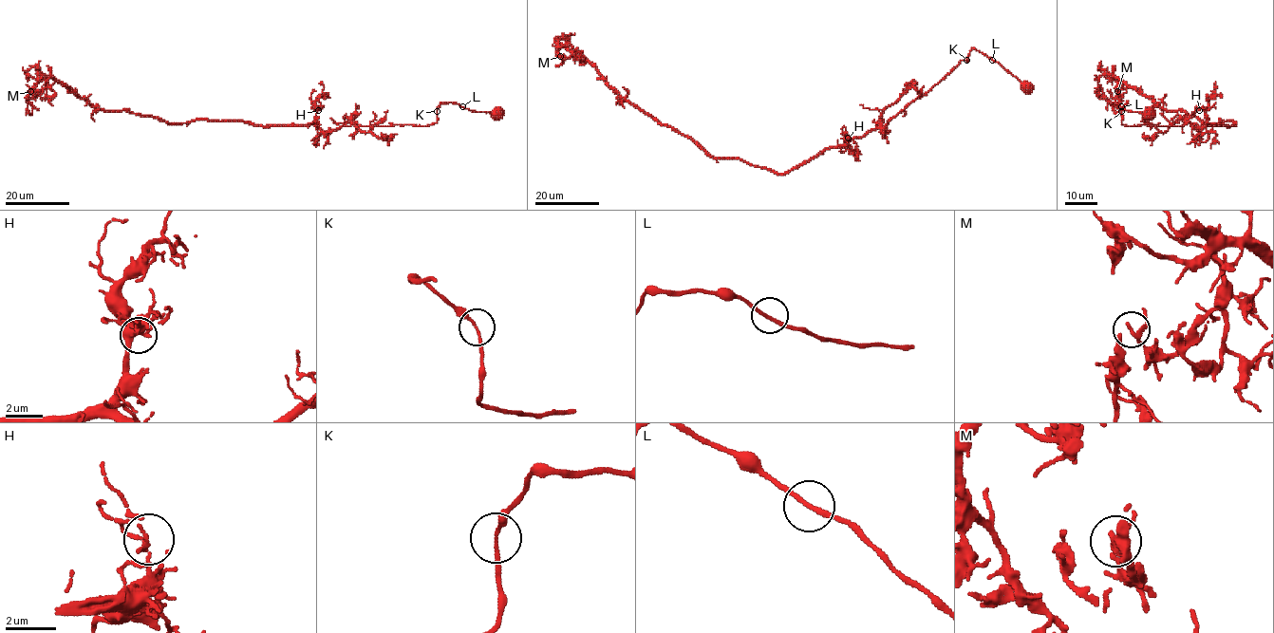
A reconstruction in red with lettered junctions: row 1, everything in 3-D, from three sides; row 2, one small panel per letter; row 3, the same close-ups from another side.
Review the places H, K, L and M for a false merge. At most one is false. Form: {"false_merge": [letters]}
{"false_merge": []}

